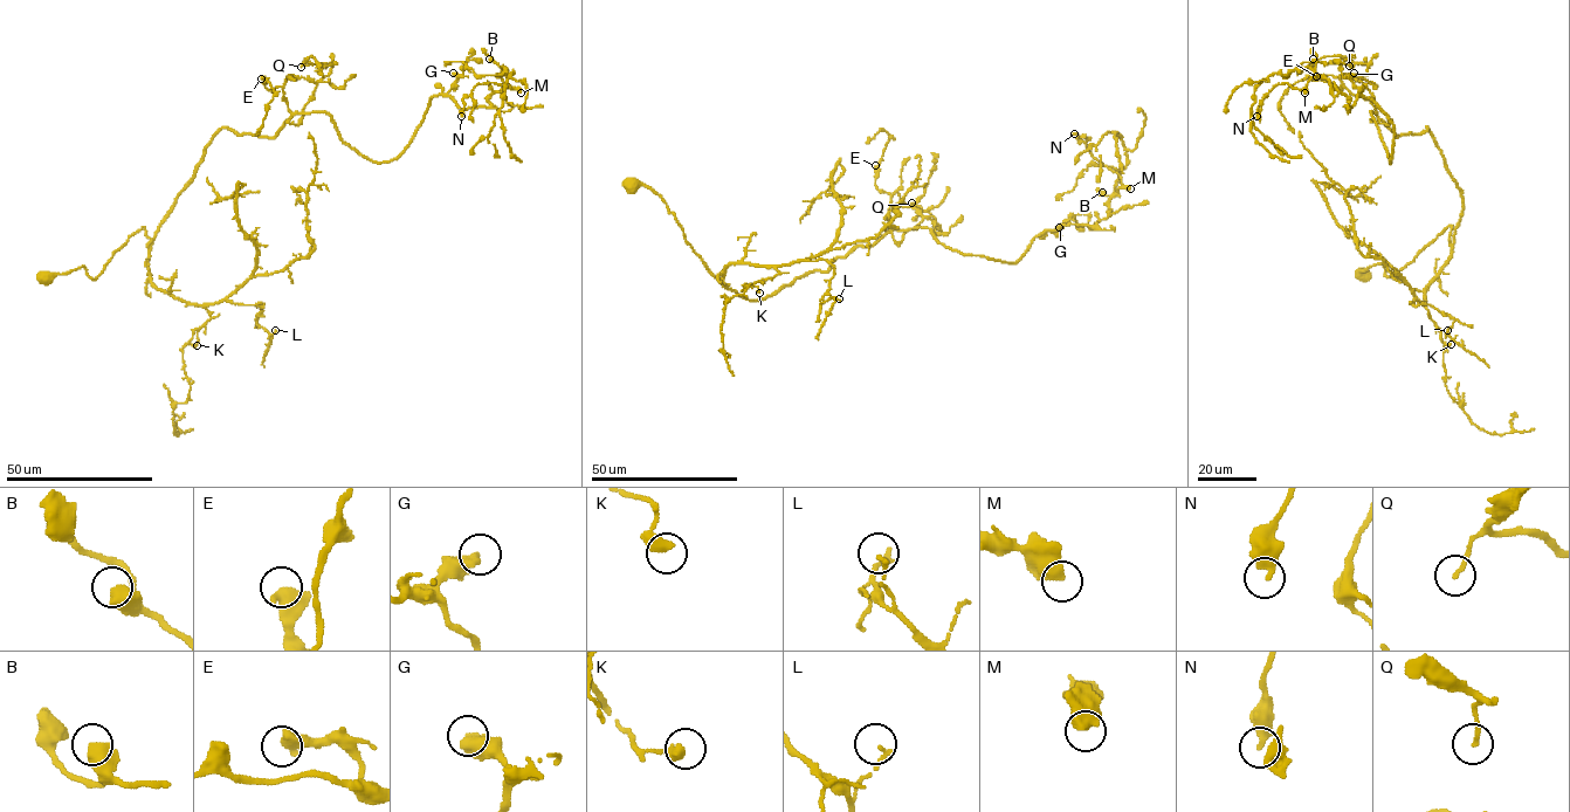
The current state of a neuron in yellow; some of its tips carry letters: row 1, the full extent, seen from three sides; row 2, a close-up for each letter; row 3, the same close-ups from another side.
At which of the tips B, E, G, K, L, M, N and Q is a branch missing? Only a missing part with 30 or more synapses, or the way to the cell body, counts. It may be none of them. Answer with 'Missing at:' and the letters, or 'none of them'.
Missing at: none of them

